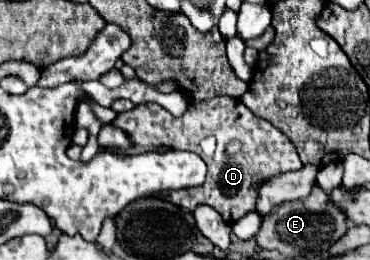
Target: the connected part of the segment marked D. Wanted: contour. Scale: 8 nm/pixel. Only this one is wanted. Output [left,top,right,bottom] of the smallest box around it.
[112,95,302,223]

